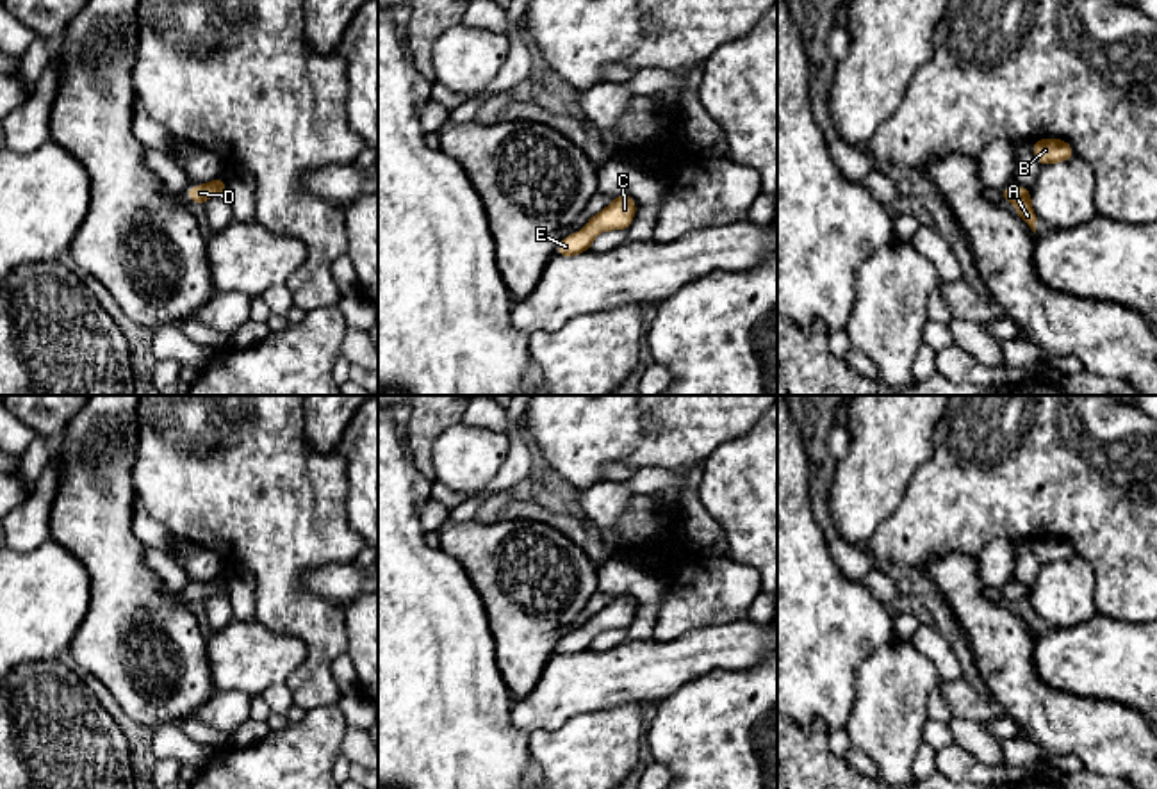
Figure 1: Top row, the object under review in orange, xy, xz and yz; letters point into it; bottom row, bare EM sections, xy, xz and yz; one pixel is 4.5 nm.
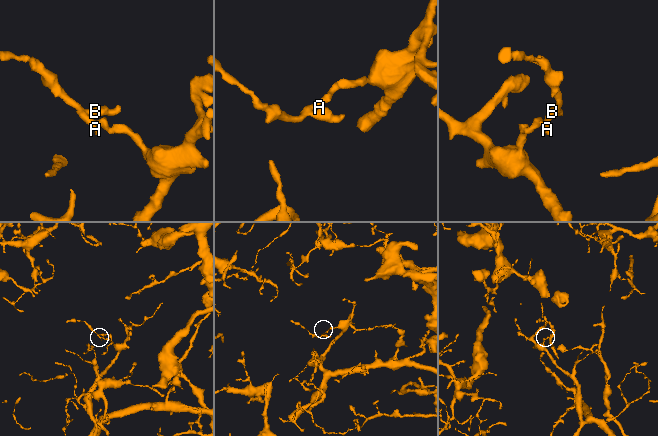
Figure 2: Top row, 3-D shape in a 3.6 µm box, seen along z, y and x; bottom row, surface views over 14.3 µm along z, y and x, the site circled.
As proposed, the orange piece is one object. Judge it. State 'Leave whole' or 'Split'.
Leave whole

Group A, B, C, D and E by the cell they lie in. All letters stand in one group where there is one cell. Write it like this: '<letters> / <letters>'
A B C D E

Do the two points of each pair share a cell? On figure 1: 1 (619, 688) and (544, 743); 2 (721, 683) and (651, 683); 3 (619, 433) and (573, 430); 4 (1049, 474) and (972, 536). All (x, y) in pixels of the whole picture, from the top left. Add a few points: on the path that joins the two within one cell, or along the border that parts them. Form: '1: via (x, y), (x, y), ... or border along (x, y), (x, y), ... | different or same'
1: border along (628, 704), (580, 711), (549, 731) | different
2: border along (730, 672), (712, 670), (697, 675), (658, 702) | different
3: via (608, 430), (583, 430) | same
4: via (1029, 479), (992, 517) | same

